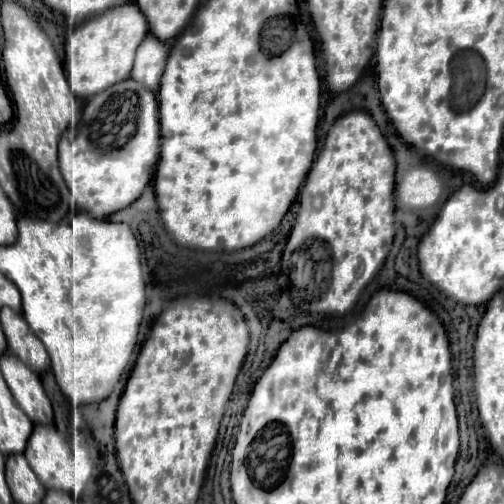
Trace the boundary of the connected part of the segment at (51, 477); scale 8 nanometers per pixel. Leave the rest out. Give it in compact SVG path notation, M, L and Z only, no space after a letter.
M36 424L24 456L48 490L72 490L72 448L56 426Z

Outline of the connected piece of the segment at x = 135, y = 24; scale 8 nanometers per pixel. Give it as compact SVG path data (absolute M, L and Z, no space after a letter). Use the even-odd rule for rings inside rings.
M132 2L108 8L104 14L98 14L86 22L82 22L68 38L66 38L66 78L72 92L78 98L90 98L108 86L122 82L130 76L134 52L138 44L148 34L148 22L140 8Z

